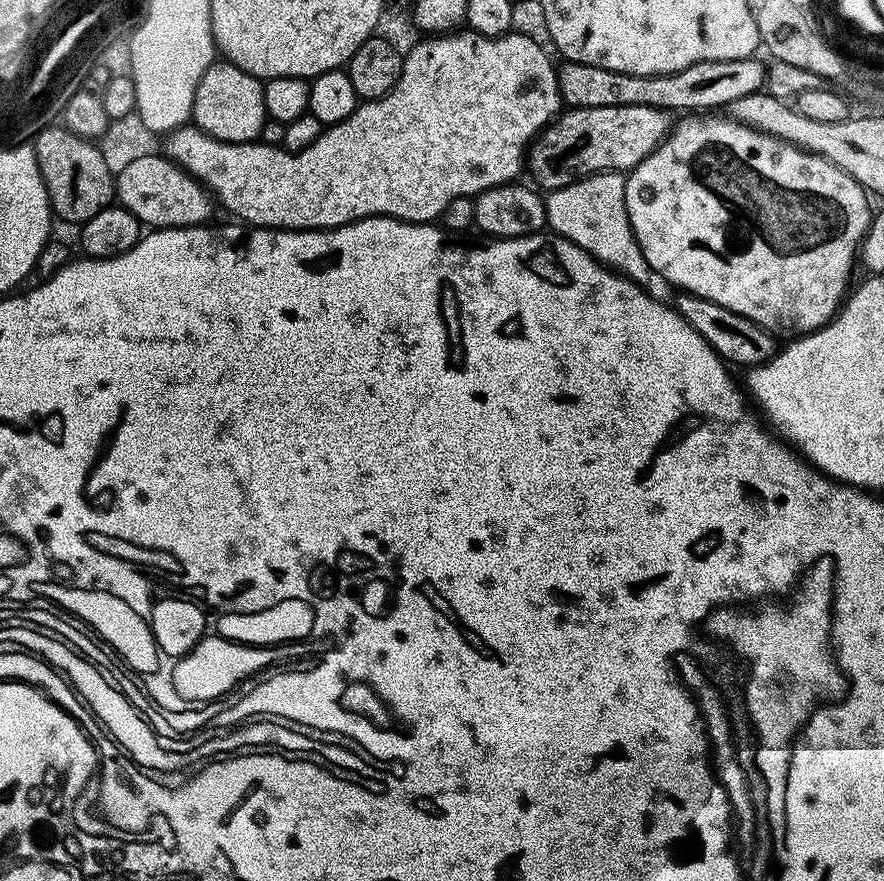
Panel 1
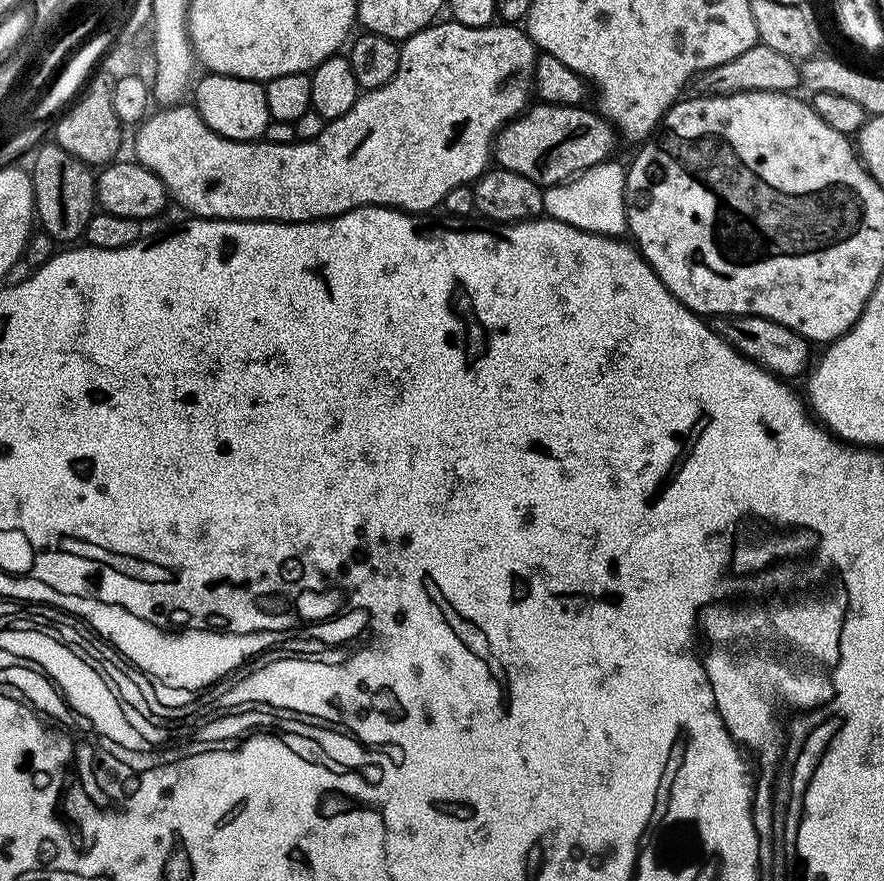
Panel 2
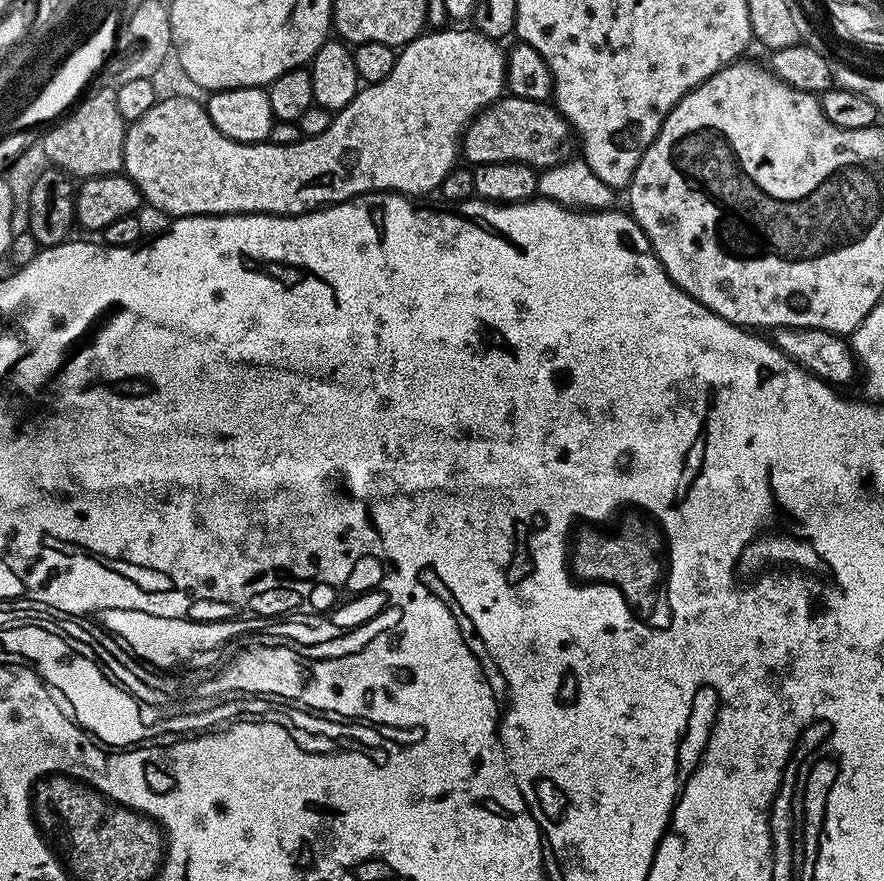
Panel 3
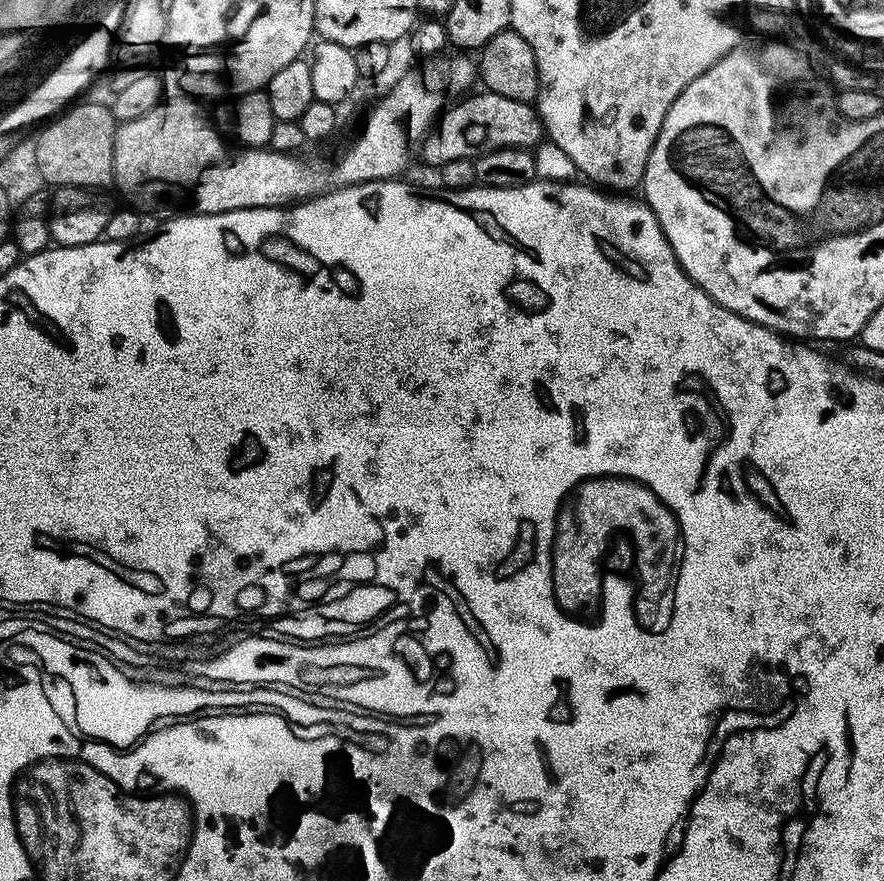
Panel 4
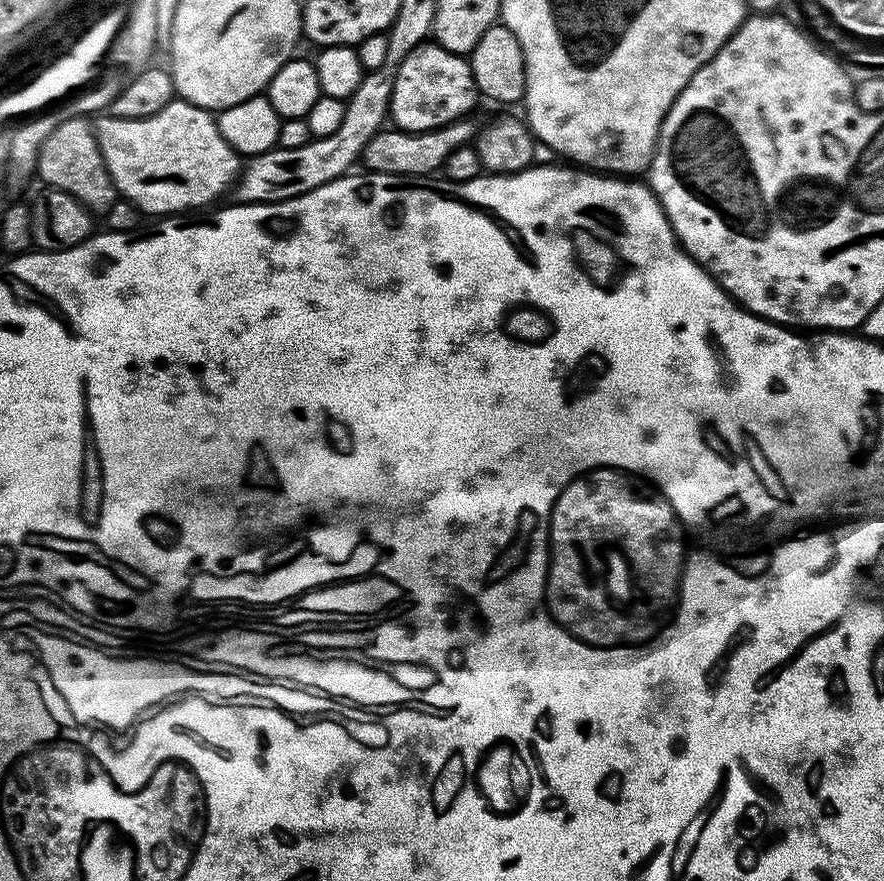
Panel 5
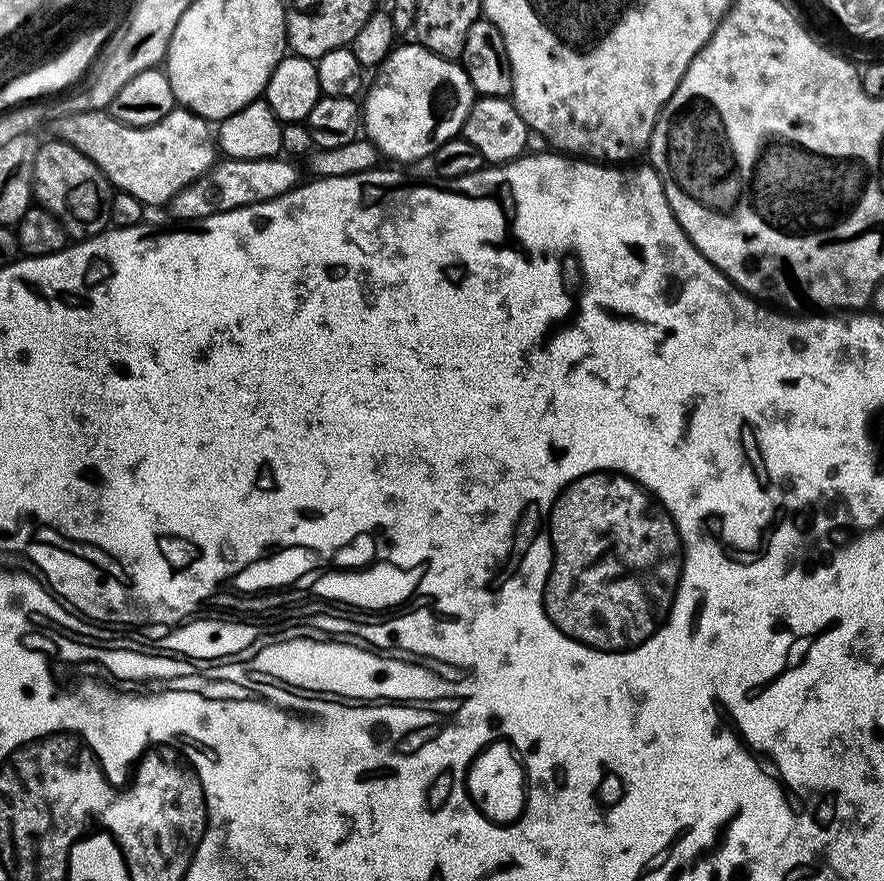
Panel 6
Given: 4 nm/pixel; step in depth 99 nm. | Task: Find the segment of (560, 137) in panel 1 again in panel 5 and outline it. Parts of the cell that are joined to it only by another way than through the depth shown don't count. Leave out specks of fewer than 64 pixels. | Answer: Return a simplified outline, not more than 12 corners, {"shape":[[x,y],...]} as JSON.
{"shape":[[471,119],[429,132],[381,130],[363,167],[405,178],[439,173],[471,145]]}

